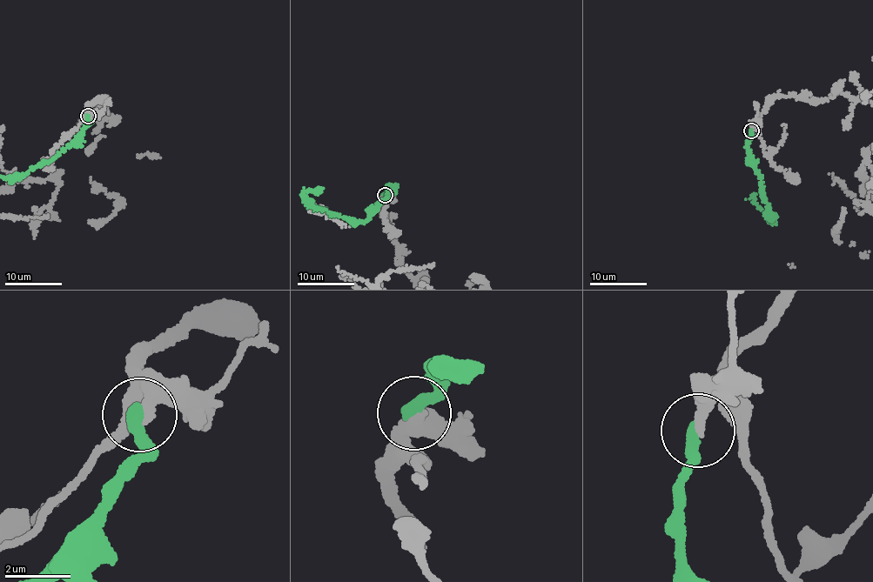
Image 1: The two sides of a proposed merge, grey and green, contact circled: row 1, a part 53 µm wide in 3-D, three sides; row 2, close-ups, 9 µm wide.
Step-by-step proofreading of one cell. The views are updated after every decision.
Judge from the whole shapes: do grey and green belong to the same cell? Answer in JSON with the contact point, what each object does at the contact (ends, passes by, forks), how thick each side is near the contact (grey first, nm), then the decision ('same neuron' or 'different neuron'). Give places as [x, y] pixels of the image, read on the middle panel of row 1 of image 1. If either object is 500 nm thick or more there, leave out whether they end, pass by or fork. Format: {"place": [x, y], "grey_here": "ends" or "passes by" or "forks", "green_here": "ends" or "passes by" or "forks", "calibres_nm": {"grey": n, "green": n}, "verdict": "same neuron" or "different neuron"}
{"place": [385, 195], "grey_here": "ends", "green_here": "ends", "calibres_nm": {"grey": 360, "green": 420}, "verdict": "same neuron"}

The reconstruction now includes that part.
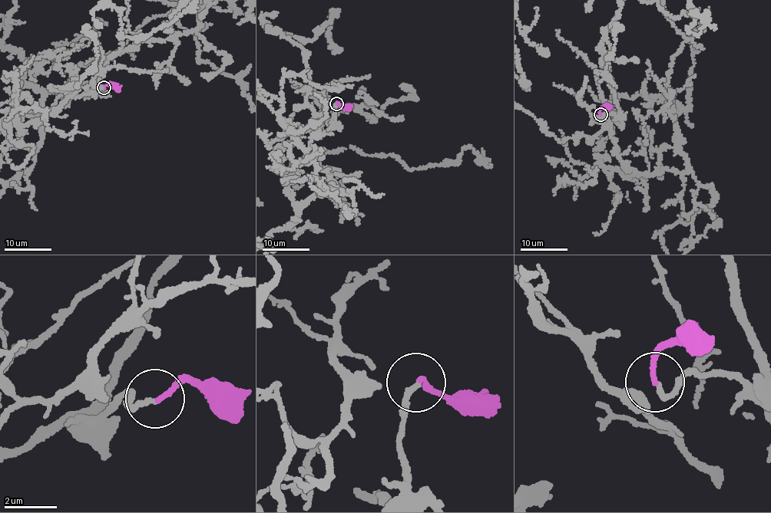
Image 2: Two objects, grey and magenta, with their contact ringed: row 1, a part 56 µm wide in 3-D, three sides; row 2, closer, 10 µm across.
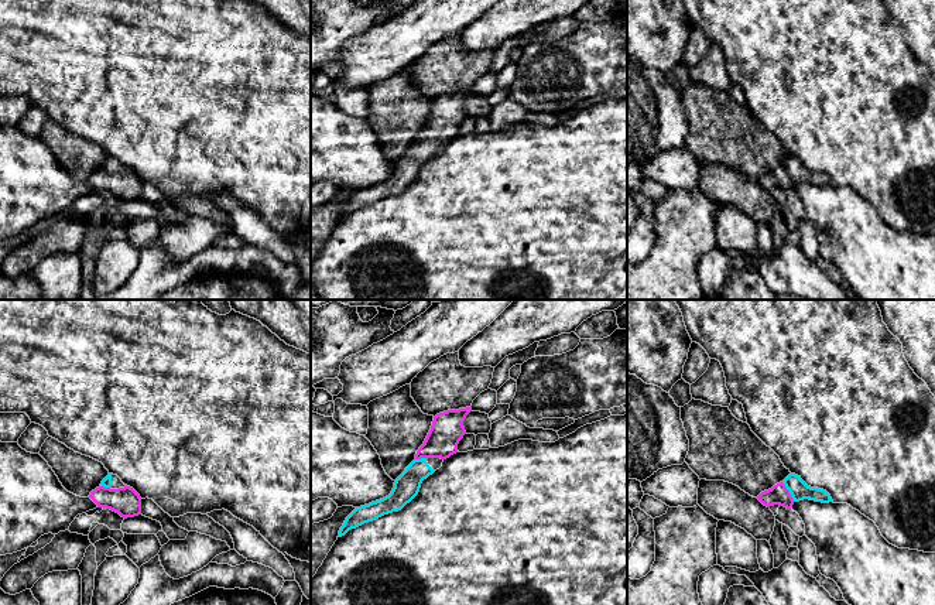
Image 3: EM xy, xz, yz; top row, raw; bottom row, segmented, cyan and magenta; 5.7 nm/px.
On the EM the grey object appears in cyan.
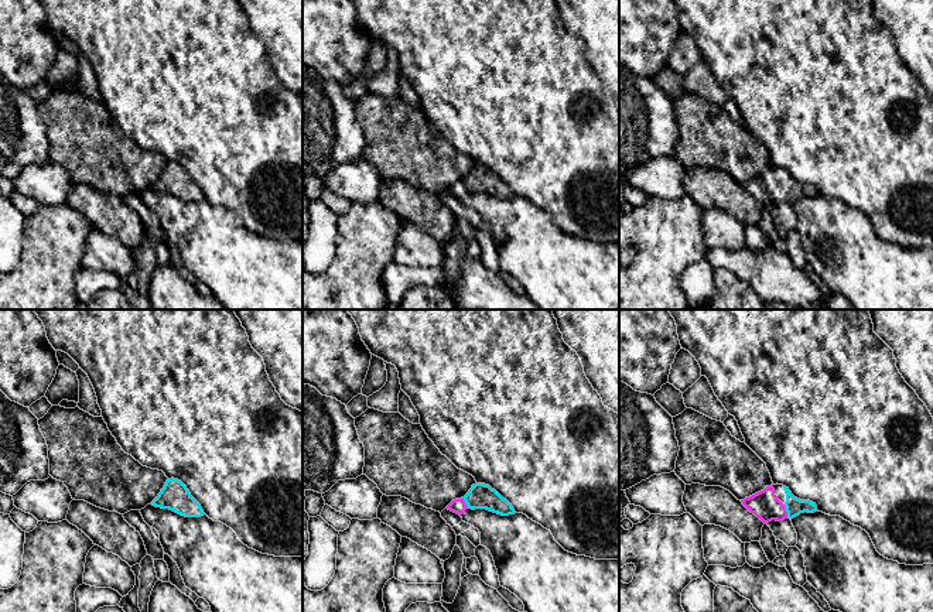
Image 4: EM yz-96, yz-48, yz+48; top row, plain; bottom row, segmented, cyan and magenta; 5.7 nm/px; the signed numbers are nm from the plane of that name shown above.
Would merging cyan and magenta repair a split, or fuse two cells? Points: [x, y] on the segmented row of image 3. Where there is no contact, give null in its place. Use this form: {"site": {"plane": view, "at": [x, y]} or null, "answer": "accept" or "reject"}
{"site": {"plane": "yz", "at": [790, 492]}, "answer": "accept"}

